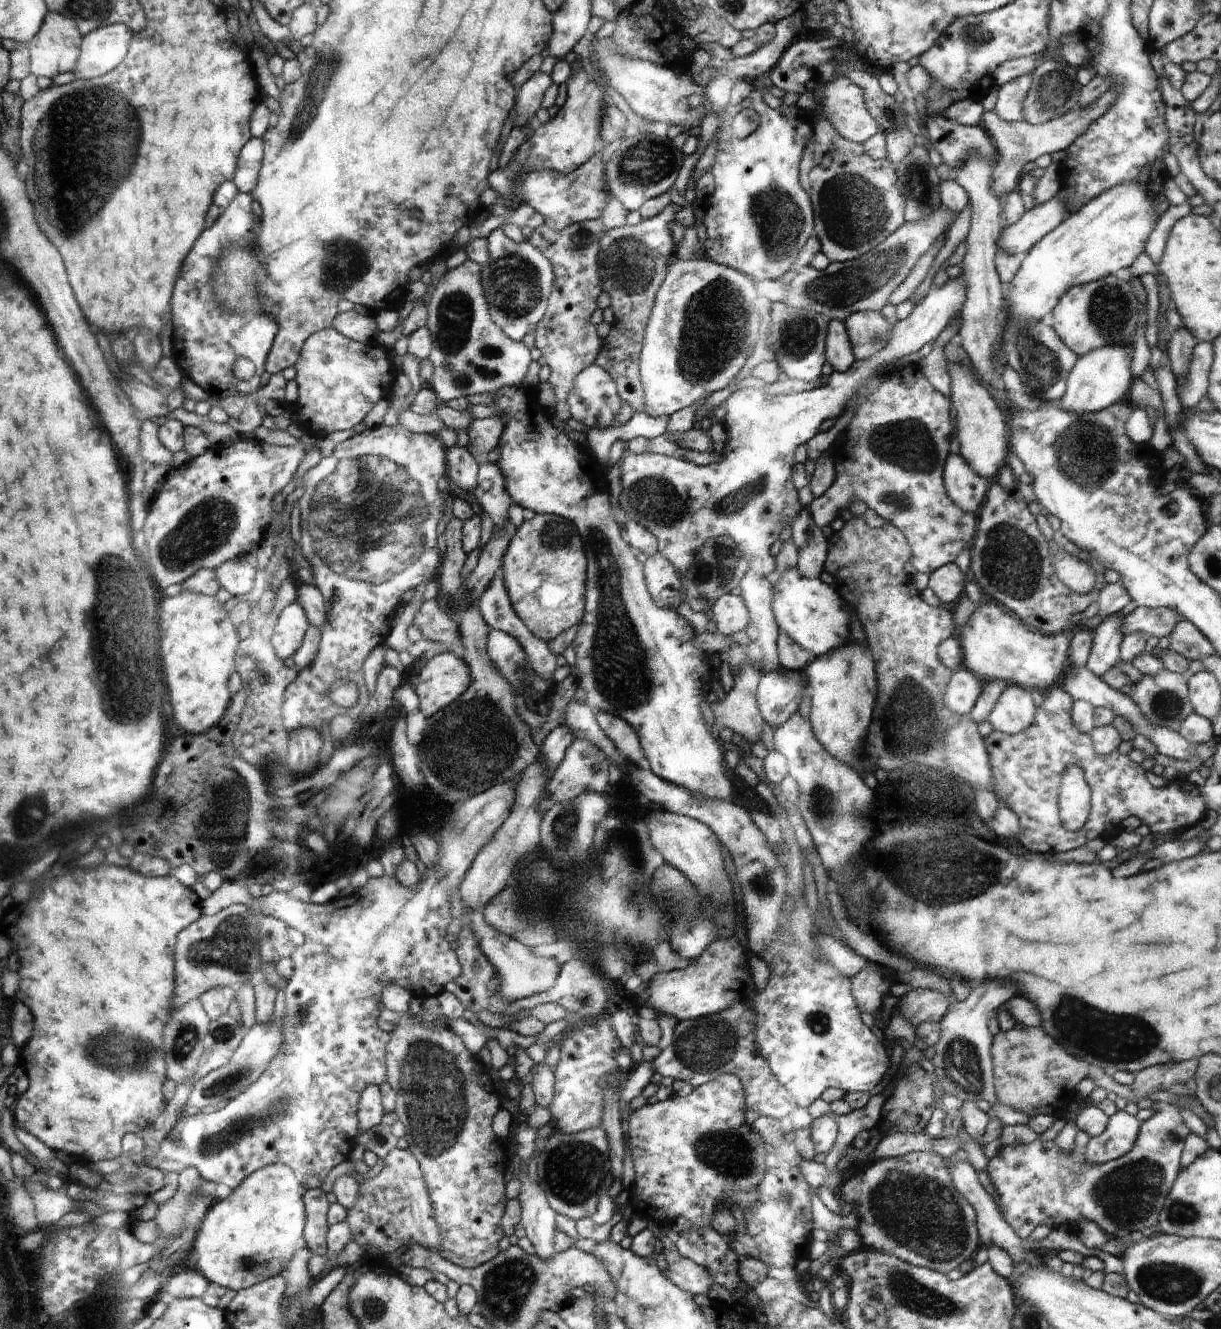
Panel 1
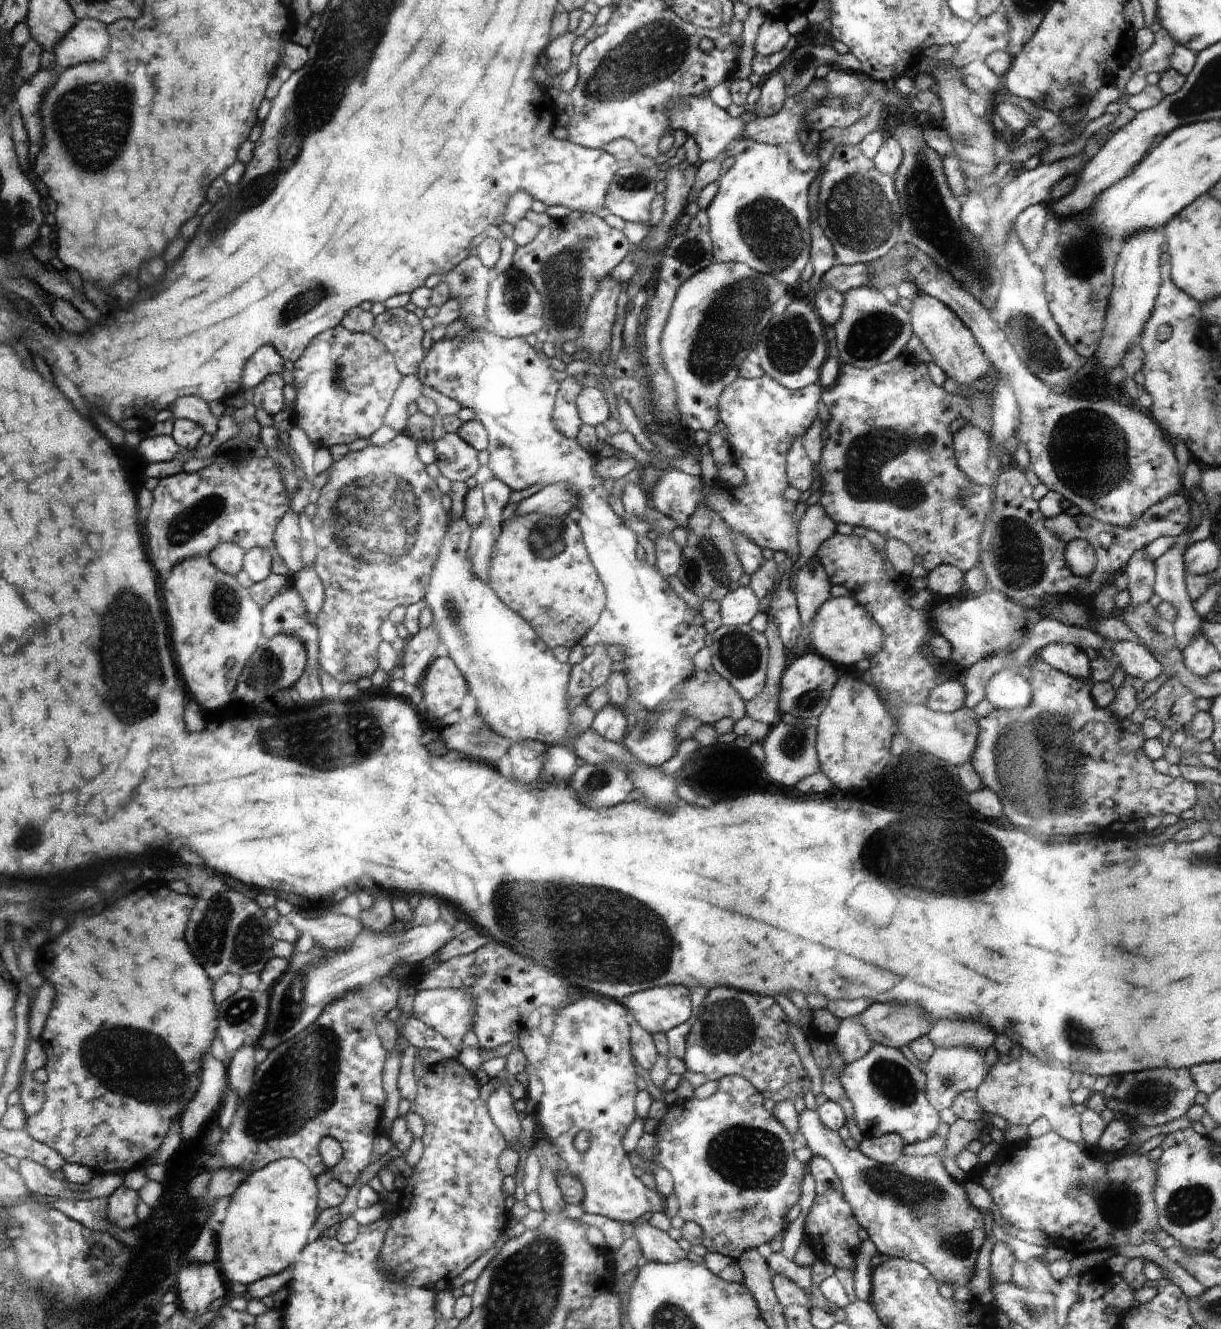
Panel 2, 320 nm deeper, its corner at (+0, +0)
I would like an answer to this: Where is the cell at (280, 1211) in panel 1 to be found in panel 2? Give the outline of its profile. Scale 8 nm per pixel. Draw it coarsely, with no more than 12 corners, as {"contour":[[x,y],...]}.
{"contour":[[284,1157],[252,1171],[217,1226],[225,1276],[248,1286],[307,1246],[319,1188]]}

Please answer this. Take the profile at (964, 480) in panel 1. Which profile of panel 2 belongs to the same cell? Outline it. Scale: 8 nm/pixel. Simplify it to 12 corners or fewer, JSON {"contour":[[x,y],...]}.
{"contour":[[974,425],[956,431],[959,469],[976,488],[992,488],[990,437]]}

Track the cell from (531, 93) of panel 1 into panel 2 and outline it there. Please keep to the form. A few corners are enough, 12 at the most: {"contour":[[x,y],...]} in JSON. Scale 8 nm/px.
{"contour":[[576,31],[552,39],[543,65],[562,74],[574,62]]}

